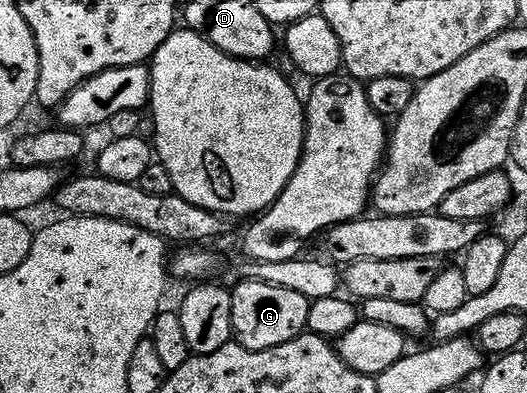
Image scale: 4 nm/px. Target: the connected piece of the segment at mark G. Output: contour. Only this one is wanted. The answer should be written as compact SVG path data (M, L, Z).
M259 279L237 280L235 287L229 288L232 297L232 339L244 345L244 349L259 351L272 349L284 341L303 334L308 321L310 300L296 289L284 289L284 285L272 285Z

